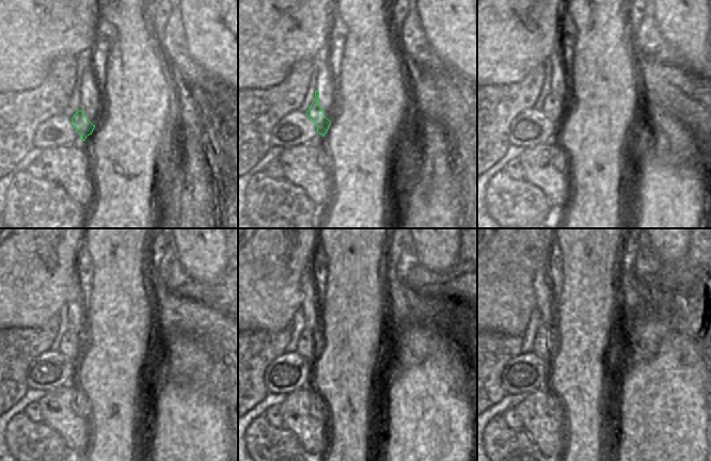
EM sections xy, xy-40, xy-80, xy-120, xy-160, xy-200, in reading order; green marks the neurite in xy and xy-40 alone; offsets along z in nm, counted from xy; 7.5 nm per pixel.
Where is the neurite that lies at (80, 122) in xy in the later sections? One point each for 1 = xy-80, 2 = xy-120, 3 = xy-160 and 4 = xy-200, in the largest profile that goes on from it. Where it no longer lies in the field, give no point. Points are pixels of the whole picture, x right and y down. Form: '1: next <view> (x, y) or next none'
1: next xy-80 (551, 109)
2: next xy-120 (69, 346)
3: next xy-160 (305, 348)
4: next xy-200 (540, 348)

